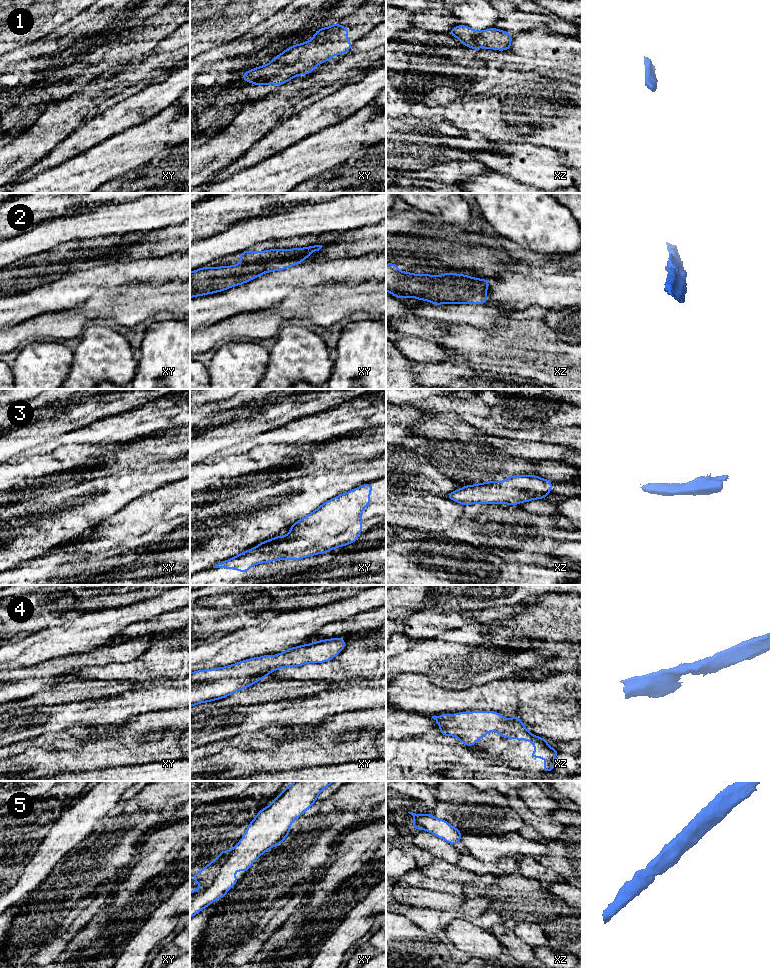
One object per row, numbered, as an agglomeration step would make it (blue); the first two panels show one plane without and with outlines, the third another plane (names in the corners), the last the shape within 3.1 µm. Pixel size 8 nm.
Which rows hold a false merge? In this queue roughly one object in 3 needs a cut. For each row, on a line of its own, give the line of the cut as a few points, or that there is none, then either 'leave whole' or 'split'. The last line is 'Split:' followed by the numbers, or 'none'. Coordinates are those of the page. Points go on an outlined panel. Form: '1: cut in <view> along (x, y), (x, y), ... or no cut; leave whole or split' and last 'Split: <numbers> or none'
1: no cut; leave whole
2: no cut; leave whole
3: no cut; leave whole
4: no cut; leave whole
5: no cut; leave whole
Split: none

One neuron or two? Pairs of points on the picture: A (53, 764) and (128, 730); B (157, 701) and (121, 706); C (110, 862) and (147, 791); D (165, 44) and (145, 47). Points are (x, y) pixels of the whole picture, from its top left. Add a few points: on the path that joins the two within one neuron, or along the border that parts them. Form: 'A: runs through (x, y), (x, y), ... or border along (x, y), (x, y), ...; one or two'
A: runs through (72, 761), (83, 760), (104, 749), (109, 749); one
B: runs through (148, 701), (130, 703); one
C: runs through (121, 844), (137, 826), (137, 809); one
D: border along (176, 28), (157, 43); two

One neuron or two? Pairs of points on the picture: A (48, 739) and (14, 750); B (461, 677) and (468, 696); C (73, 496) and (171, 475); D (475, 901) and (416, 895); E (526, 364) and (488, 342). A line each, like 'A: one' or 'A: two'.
A: one
B: two
C: one
D: one
E: one

